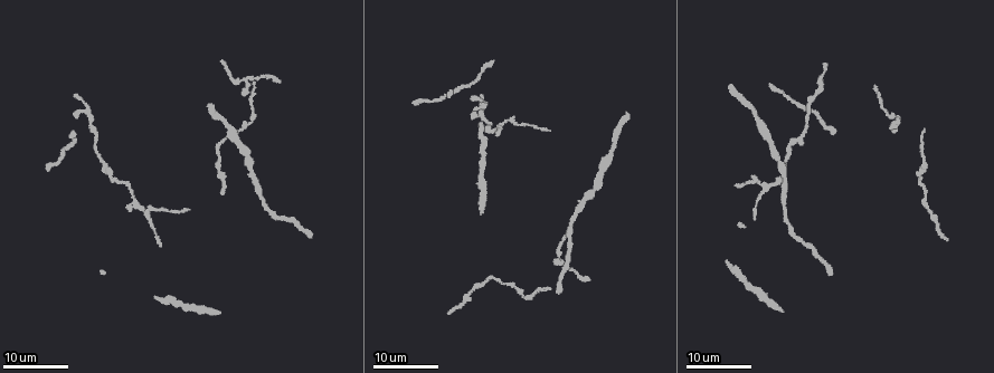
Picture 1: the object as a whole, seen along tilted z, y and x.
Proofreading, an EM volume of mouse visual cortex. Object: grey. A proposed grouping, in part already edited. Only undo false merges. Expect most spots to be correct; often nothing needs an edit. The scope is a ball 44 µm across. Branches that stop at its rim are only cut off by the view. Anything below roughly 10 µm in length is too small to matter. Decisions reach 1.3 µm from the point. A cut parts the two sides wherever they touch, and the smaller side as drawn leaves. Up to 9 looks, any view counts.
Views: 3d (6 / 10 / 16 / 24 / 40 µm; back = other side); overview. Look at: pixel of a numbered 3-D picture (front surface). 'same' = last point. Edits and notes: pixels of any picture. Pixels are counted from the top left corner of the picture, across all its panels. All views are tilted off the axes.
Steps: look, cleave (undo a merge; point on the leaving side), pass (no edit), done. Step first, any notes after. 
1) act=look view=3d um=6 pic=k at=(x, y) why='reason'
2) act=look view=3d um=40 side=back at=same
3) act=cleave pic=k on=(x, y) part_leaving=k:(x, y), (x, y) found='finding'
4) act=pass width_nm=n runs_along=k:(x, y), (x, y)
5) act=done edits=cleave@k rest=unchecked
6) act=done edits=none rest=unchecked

act=look view=3d um=24 pic=1 at=(240, 151)

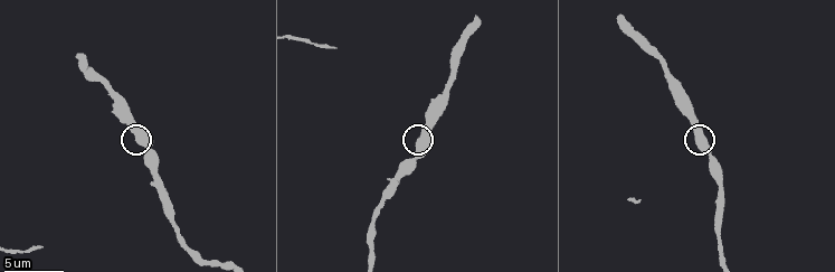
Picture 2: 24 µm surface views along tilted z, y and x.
act=look view=3d um=6 pic=2 at=(139, 138)

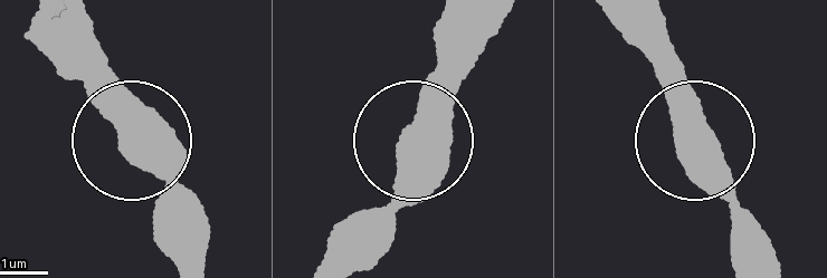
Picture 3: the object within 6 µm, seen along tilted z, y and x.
act=pass width_nm=600 runs_along=3:(389, 203), (462, 44) found='one neuron here'

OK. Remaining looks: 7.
act=look view=3d um=16 pic=1 at=(136, 202)

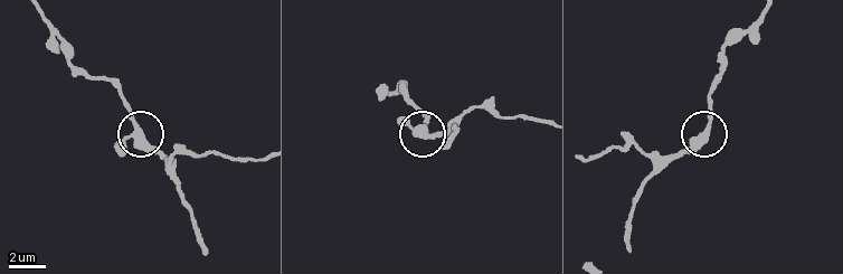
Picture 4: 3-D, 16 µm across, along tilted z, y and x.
act=look view=3d um=10 pic=4 at=(707, 131)

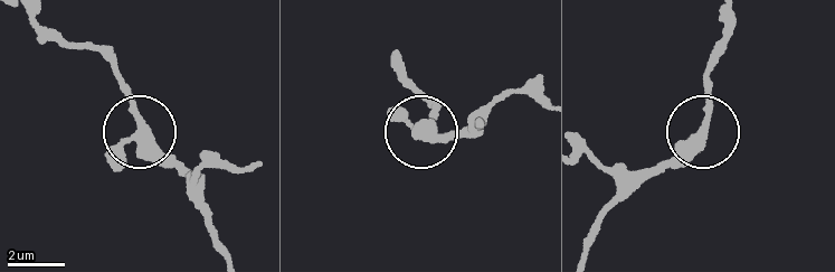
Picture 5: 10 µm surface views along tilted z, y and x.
act=pass arms=3 found='continuous, no second neuron'

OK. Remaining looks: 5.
act=look view=3d um=16 pic=1 at=(802, 134) why='three arms meet'

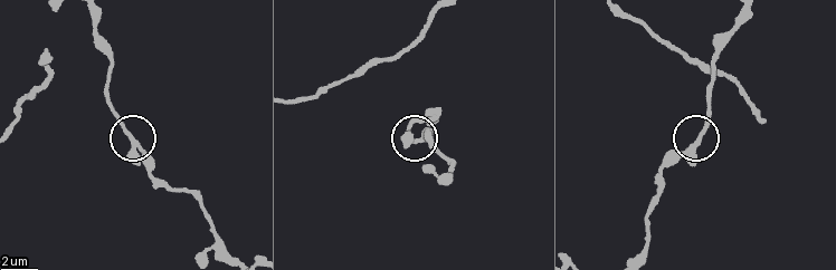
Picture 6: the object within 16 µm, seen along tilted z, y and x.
act=look view=3d um=6 pic=6 at=(135, 145) why='closer look'

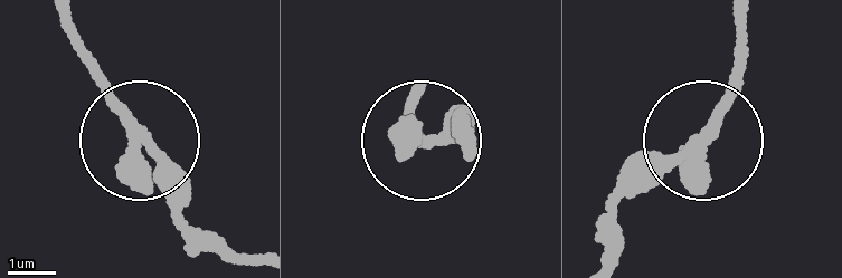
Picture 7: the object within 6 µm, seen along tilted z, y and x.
act=pass runs_along=7:(258, 258), (178, 213), (66, 24) found='continuous, no second neuron'

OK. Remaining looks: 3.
act=look view=3d um=24 pic=1 at=(929, 212) why='thin neck'

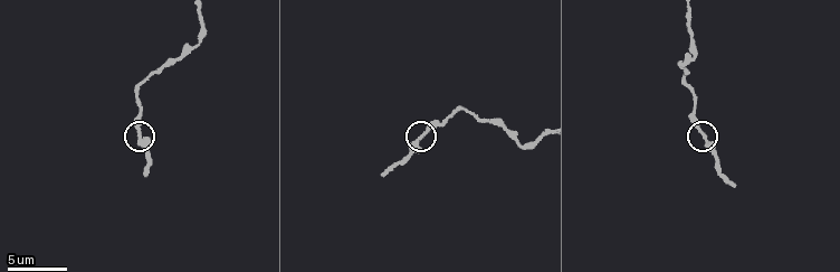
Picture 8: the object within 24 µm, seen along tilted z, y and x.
act=look view=3d um=10 pic=8 at=(140, 135)

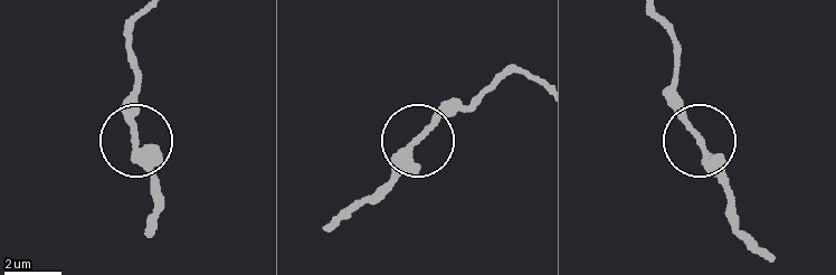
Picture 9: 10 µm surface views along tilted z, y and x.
act=pass runs_along=9:(663, 24), (678, 73), (675, 113), (729, 201) found='continuous, no second neuron'

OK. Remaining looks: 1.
act=done edits=none rest=unchecked

